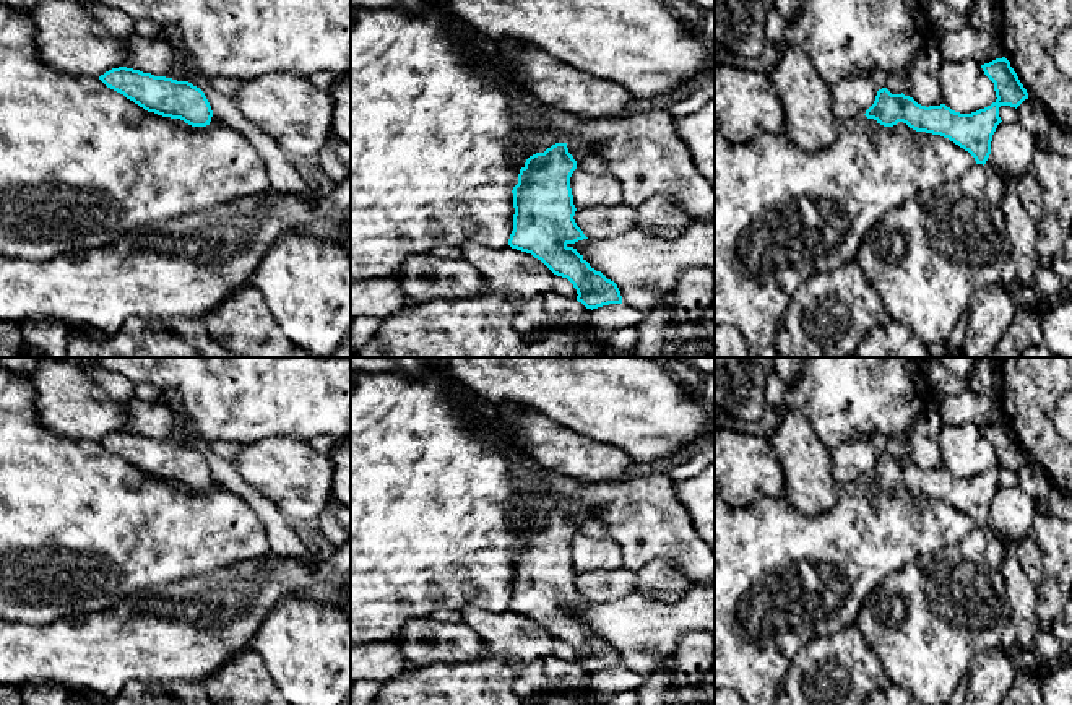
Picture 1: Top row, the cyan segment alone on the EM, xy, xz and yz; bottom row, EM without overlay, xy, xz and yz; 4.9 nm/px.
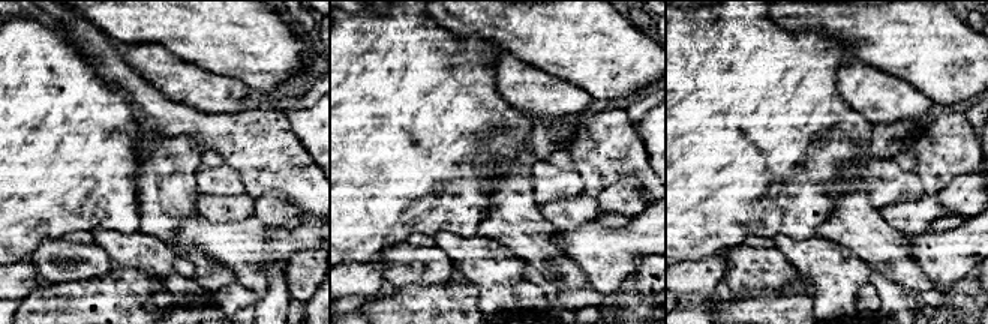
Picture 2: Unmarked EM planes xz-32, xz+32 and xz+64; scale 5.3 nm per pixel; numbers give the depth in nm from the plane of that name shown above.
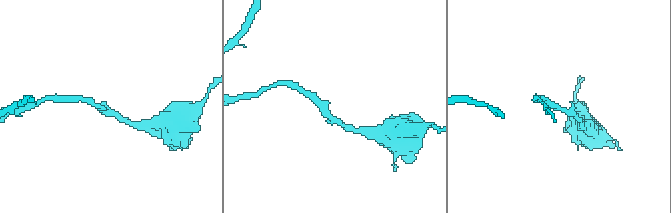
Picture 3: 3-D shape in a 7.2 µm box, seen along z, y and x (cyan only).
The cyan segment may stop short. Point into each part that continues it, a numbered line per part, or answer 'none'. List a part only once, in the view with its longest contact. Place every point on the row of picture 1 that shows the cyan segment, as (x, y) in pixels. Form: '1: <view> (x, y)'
1: xz (575, 147)

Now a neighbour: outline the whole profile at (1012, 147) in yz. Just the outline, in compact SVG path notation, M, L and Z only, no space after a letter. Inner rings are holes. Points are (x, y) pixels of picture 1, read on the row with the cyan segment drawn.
M1001 122L992 135L991 154L986 161L992 174L1004 180L999 208L1012 245L1010 258L1017 265L1020 288L1014 294L1014 302L1018 310L1038 310L1040 289L1035 283L1035 270L1043 263L1036 247L1036 221L1027 213L1017 195L1018 179L1030 172L1035 143L1035 133L1025 130L1018 122Z

